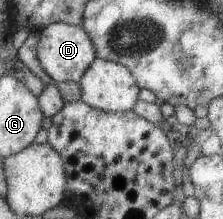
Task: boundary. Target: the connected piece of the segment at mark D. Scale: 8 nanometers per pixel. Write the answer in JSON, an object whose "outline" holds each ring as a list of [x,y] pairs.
{"outline":[[[61,22],[49,24],[42,29],[37,44],[37,58],[41,67],[57,84],[62,81],[79,83],[98,56],[91,38],[82,26]]]}

